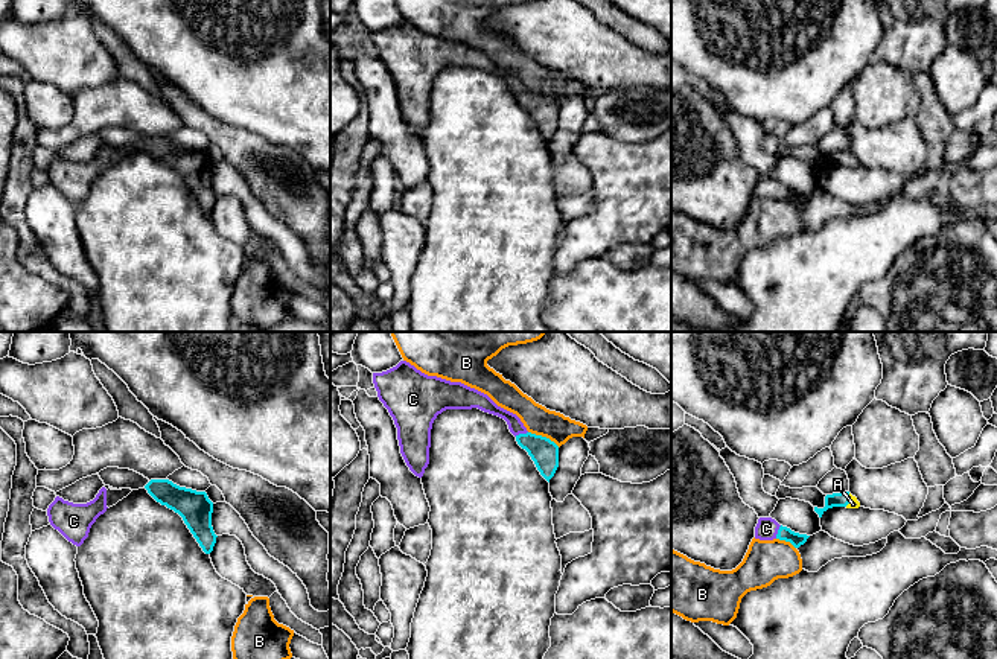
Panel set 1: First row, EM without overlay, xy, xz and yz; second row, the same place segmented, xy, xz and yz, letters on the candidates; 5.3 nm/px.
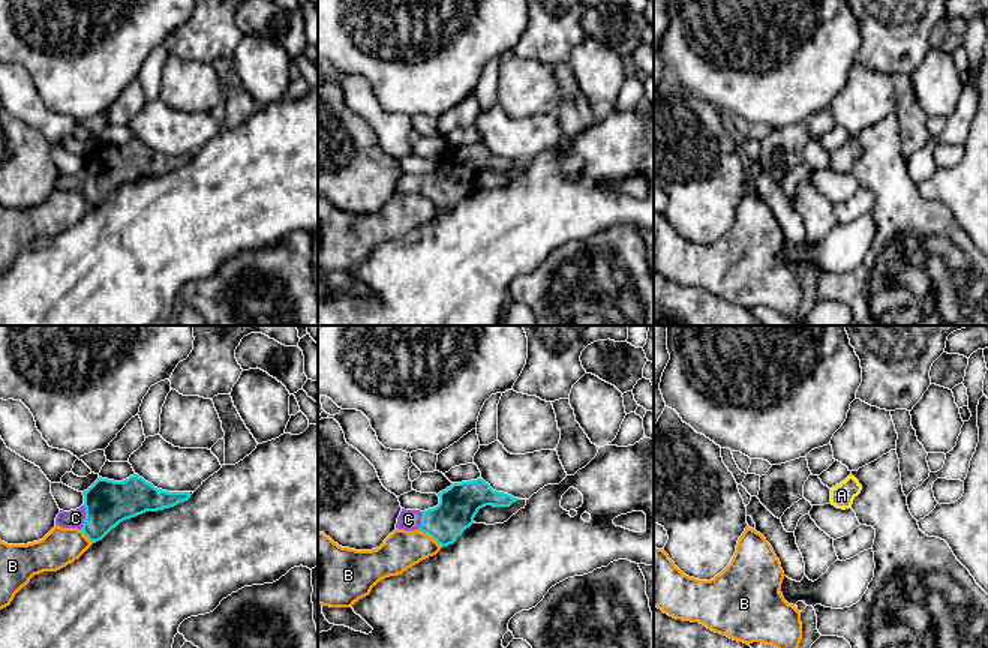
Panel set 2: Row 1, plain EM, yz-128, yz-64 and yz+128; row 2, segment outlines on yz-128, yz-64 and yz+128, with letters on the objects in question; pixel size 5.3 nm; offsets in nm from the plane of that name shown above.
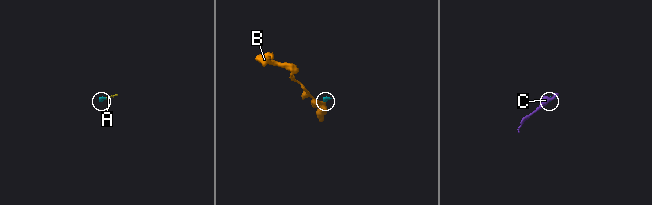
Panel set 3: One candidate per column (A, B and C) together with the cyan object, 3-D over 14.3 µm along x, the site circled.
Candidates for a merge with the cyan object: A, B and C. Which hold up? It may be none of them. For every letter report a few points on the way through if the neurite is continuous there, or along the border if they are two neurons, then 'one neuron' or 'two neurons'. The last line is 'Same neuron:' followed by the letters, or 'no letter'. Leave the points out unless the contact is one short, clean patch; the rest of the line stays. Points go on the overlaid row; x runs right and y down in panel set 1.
A: runs through yz (836, 499), (850, 499), (853, 504); one neuron
B: border along xz (528, 431), (545, 436), (559, 446); two neurons
C: one neuron
Same neuron: A, C

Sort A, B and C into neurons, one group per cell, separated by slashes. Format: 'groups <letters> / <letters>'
groups A C / B

